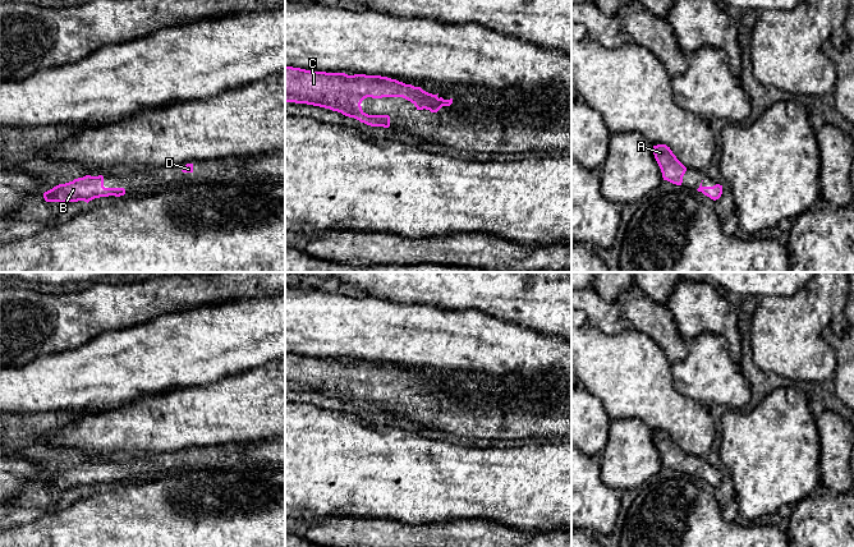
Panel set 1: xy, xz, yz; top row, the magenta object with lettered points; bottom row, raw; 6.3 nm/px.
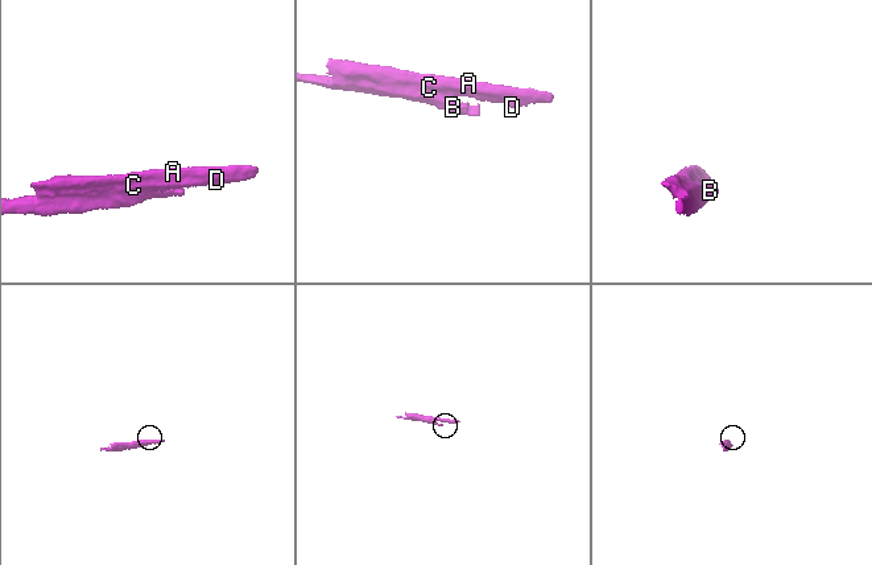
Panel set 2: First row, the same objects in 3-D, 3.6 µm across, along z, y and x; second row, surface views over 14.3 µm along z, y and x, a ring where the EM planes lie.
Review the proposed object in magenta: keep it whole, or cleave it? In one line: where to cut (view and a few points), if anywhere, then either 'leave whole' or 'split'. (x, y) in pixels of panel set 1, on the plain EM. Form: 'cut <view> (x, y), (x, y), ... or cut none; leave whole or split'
cut none; leave whole

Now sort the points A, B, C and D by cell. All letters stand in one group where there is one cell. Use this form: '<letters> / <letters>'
A B C D

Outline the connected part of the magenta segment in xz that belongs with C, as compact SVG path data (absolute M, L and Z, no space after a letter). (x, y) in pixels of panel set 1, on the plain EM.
M285 353L285 389L320 392L341 399L345 403L354 404L371 413L389 414L389 401L368 401L362 396L361 390L367 383L403 383L410 387L417 396L426 395L431 399L437 399L442 392L450 392L453 390L453 385L439 385L437 381L428 380L421 373L405 371L387 363L366 360L348 362L345 359L311 358L300 354Z

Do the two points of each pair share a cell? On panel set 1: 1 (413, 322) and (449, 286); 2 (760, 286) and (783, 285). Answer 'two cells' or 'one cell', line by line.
1: two cells
2: one cell

